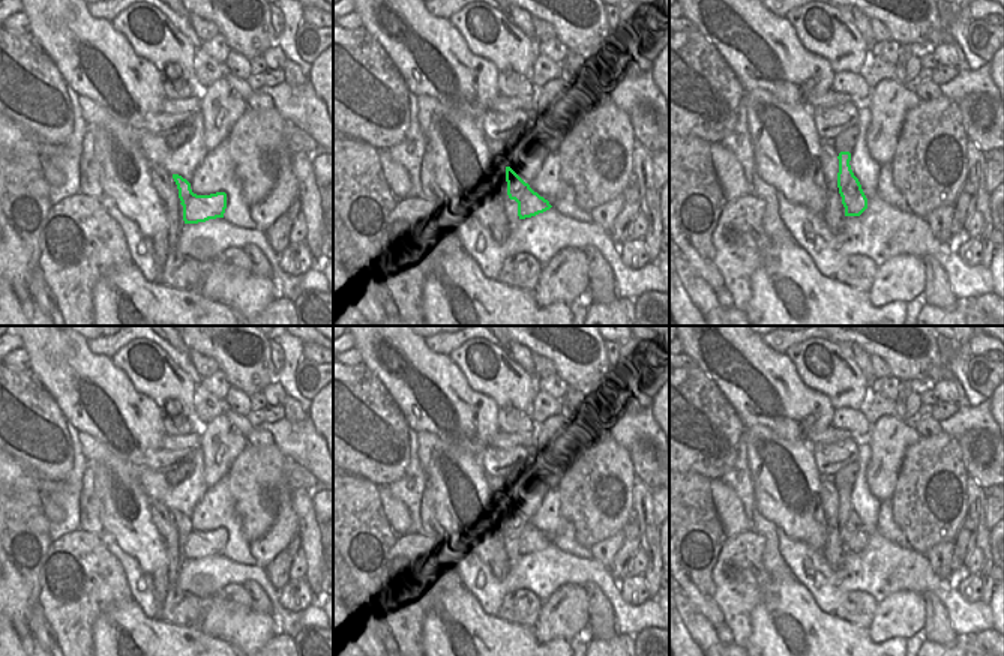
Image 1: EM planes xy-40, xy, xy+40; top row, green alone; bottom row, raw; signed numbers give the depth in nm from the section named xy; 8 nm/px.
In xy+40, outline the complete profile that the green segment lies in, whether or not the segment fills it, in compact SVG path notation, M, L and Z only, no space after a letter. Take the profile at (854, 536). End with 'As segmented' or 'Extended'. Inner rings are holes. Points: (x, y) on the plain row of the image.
M840 488L839 492L837 524L845 543L845 552L860 552L867 545L867 534L858 515L854 512L849 497L849 488Z. As segmented

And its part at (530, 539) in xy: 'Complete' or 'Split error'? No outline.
Complete

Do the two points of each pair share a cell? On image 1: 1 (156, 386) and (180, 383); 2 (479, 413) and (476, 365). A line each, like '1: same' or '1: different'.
1: same
2: different

